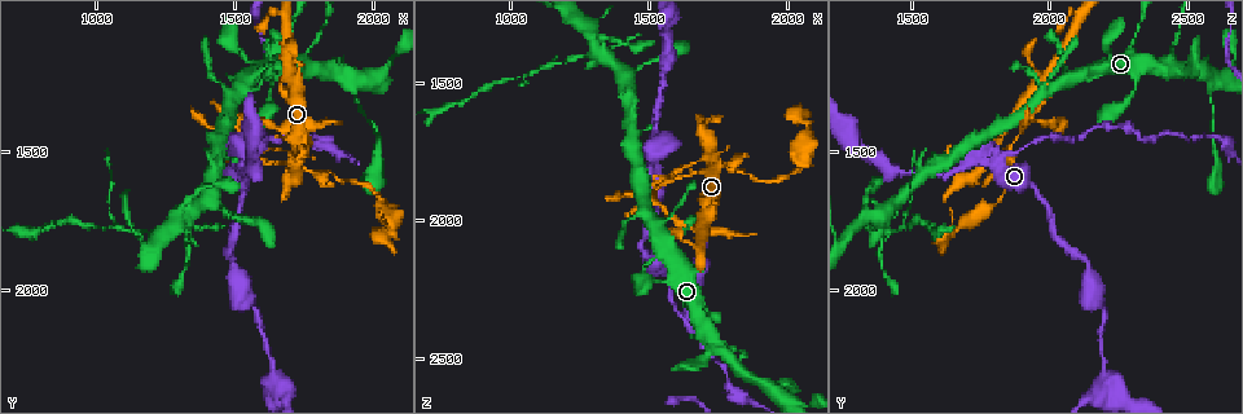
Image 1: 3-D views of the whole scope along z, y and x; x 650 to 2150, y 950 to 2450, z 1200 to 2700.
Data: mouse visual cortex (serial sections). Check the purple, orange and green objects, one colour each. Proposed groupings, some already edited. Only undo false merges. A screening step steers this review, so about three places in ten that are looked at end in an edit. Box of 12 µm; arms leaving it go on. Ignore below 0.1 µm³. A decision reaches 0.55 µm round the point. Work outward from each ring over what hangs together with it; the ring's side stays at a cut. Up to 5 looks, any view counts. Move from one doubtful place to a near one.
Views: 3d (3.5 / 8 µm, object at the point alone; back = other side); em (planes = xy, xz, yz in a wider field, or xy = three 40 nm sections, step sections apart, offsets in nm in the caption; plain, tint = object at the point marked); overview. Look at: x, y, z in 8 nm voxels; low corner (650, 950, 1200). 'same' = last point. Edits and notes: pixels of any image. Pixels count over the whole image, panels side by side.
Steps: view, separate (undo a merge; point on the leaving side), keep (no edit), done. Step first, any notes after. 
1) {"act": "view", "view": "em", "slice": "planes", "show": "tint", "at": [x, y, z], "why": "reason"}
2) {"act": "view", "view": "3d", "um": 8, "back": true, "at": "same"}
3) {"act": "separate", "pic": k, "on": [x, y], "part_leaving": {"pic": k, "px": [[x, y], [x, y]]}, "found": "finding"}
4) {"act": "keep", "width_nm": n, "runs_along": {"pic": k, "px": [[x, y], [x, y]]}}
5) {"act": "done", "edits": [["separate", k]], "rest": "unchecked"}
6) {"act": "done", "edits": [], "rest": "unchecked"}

{"act": "view", "view": "3d", "um": 3.5, "at": [1330, 1730, 1390], "why": "three-way junction"}

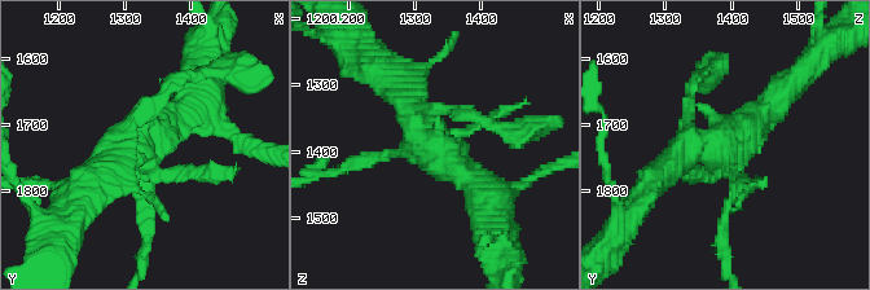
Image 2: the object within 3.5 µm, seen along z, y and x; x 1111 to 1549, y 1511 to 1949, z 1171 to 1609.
{"act": "view", "view": "em", "slice": "xy", "step": 3, "show": "tint", "at": [1330, 1735, 1400], "why": "need the tissue"}

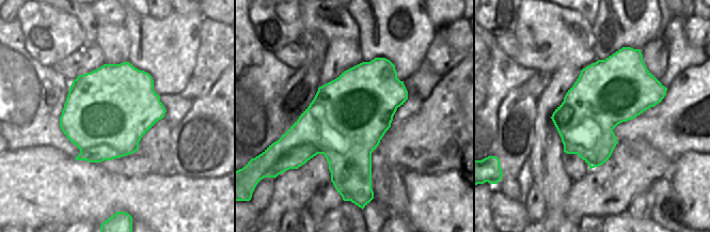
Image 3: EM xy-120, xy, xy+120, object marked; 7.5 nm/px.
{"act": "separate", "pic": 2, "on": [345, 170], "part_leaving": {"pic": 2, "px": [[387, 156], [324, 172]]}, "found": "a second cell is stuck on"}

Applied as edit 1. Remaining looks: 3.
{"act": "view", "view": "3d", "um": 8, "at": [1730, 1520, 1790], "why": "four-way junction"}

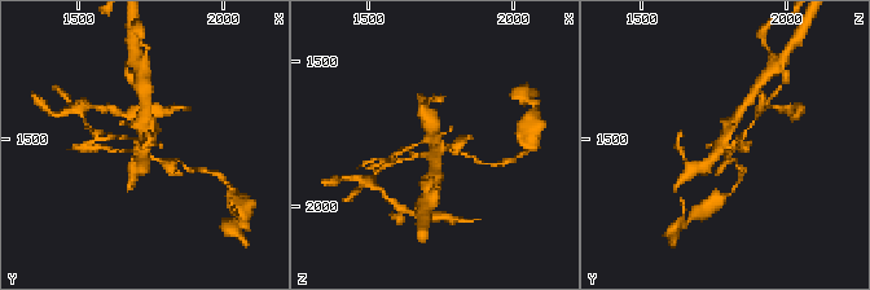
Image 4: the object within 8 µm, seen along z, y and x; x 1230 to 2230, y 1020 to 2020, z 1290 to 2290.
{"act": "view", "view": "em", "slice": "xy", "step": 5, "show": "tint", "at": [1720, 1520, 1780], "why": "need the tissue"}

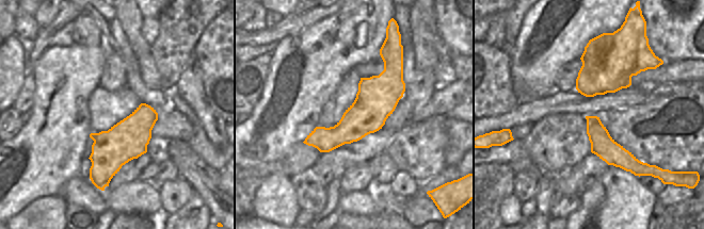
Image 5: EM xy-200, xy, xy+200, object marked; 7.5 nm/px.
{"act": "separate", "pic": 4, "on": [170, 162], "part_leaving": {"pic": 4, "px": [[150, 158], [176, 159], [190, 170]]}, "found": "two cells meet here"}

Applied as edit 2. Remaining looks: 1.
{"act": "done", "edits": [["separate", 2], ["separate", 4]], "rest": "unchecked"}

